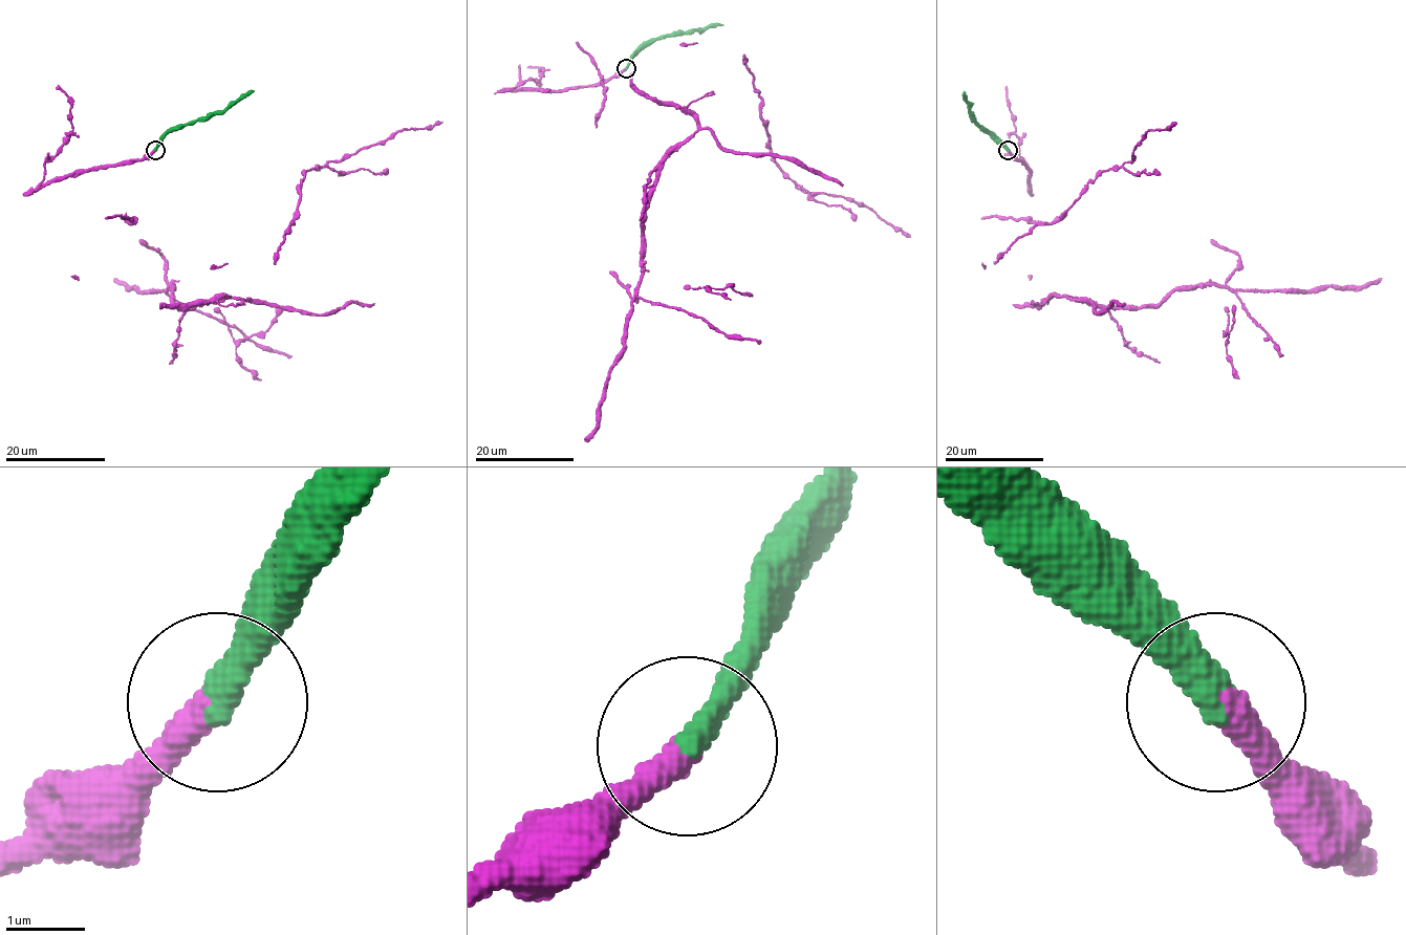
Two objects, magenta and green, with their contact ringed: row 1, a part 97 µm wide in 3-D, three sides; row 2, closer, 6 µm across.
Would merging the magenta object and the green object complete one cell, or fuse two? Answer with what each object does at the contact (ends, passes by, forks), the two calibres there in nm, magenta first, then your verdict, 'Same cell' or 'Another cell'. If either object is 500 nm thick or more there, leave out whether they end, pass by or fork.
At the ring magenta ends. At the ring green ends. Thickness 360 nm (magenta) against 400 nm. Same cell

